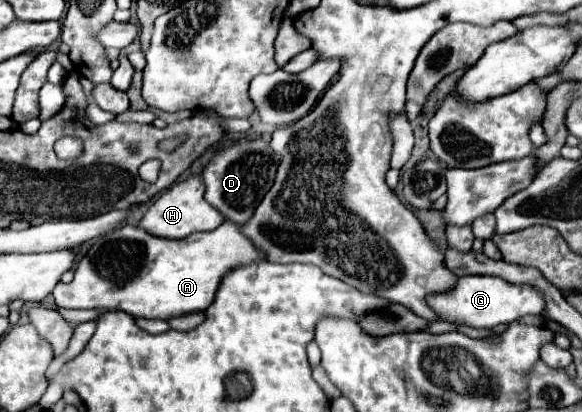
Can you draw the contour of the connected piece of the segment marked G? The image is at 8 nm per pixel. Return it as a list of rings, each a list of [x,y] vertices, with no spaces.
[[[489,275],[459,277],[453,291],[431,295],[427,297],[427,301],[443,321],[455,325],[481,327],[481,329],[483,327],[491,329],[501,323],[511,323],[523,315],[541,315],[545,311],[545,299],[541,297],[539,289],[533,289],[531,285],[515,285],[503,281],[501,277],[489,277]]]

